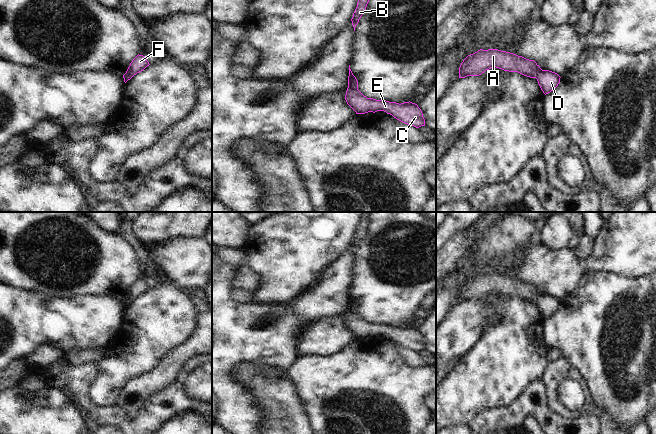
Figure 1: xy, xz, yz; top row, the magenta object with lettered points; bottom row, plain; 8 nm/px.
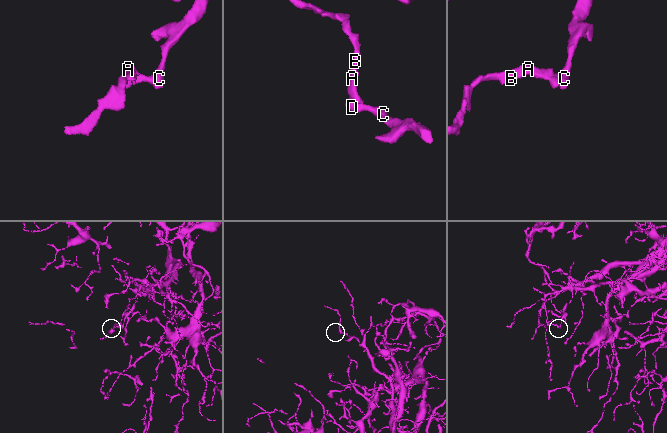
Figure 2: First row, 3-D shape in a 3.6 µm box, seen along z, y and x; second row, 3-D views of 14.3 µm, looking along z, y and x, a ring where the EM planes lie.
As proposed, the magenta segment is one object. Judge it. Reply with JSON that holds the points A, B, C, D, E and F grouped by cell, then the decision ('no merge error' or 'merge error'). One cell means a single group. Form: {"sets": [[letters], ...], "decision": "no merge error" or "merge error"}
{"sets": [["A", "B", "F"], ["C", "D", "E"]], "decision": "merge error"}

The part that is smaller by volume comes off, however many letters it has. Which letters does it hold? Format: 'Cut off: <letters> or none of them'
Cut off: A, B, F

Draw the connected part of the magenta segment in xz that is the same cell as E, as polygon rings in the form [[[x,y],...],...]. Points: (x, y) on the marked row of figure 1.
[[[347,88],[345,100],[356,114],[384,111],[410,126],[416,128],[425,126],[425,119],[421,109],[417,104],[410,101],[399,104],[386,100],[367,98],[359,90],[354,88]]]

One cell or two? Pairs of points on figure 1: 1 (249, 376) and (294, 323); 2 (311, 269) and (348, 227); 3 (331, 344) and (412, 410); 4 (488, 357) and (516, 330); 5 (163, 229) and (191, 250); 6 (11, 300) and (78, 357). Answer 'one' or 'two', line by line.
1: two
2: one
3: two
4: one
5: two
6: two

